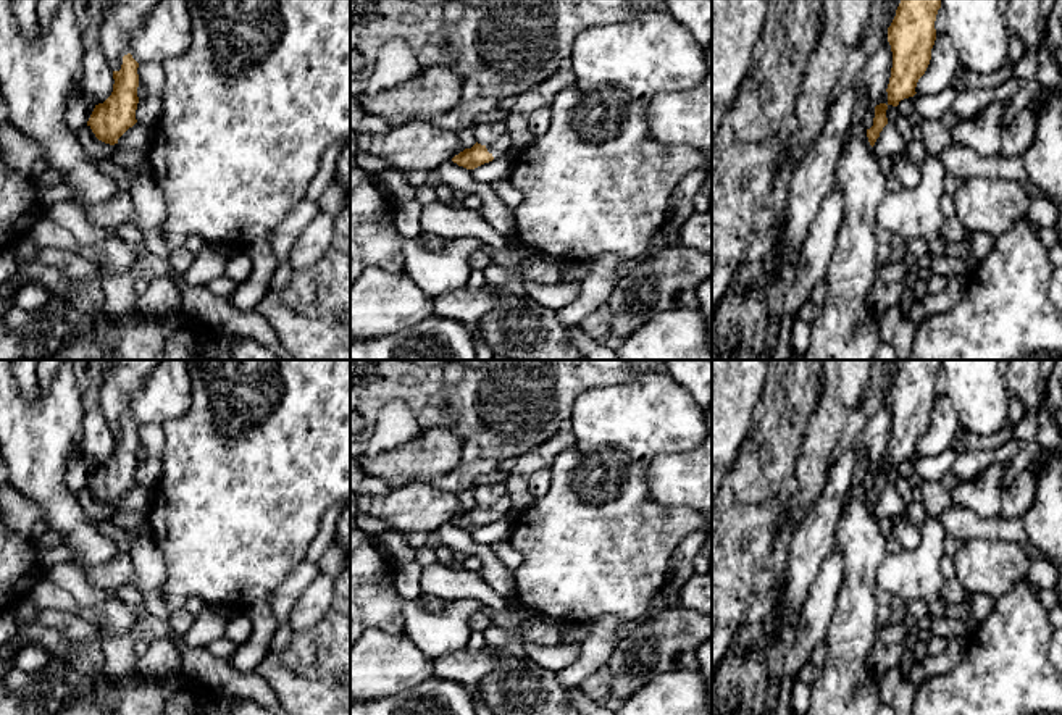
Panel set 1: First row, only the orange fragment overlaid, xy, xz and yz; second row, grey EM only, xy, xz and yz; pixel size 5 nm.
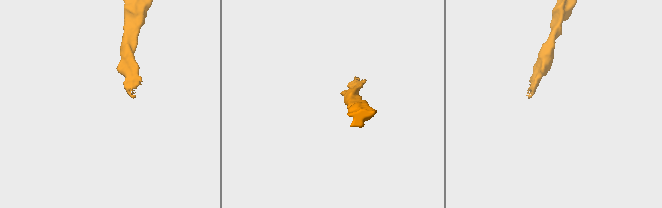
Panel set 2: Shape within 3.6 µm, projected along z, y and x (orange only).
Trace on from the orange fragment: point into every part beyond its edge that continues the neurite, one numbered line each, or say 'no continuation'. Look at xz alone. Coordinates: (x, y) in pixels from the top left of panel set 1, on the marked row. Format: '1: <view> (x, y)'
1: xz (502, 146)

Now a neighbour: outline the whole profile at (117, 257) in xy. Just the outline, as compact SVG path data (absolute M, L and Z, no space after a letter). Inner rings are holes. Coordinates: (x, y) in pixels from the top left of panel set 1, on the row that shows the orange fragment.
M119 234L107 237L100 244L102 258L95 261L98 281L126 273L132 265L132 249Z

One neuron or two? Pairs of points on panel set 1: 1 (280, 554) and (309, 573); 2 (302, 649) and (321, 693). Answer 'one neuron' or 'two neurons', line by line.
1: two neurons
2: one neuron

